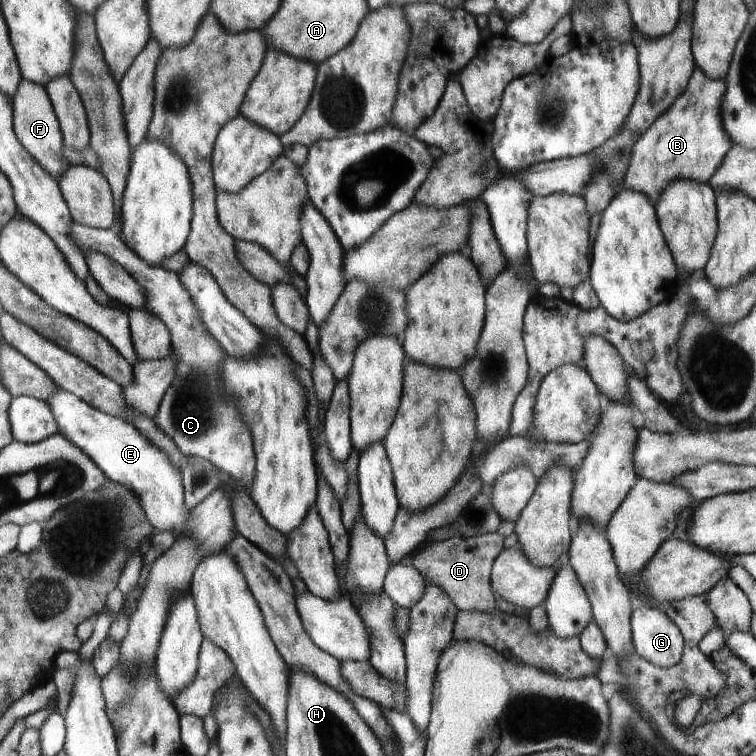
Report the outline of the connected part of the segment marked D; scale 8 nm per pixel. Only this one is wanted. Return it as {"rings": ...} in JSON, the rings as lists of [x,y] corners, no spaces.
{"rings":[[[496,531],[476,536],[454,536],[445,541],[432,542],[410,561],[422,574],[426,583],[444,590],[458,610],[494,613],[499,610],[491,587],[494,559],[504,548],[504,539]]]}

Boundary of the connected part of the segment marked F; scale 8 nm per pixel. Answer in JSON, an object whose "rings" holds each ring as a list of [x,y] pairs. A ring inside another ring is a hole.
{"rings":[[[24,80],[20,84],[20,92],[16,94],[13,106],[15,111],[14,128],[16,128],[20,142],[24,144],[26,152],[30,152],[46,168],[46,172],[50,172],[52,178],[62,180],[62,176],[68,174],[68,170],[74,166],[64,156],[67,143],[65,142],[63,126],[60,124],[60,118],[56,114],[47,86]]]}

